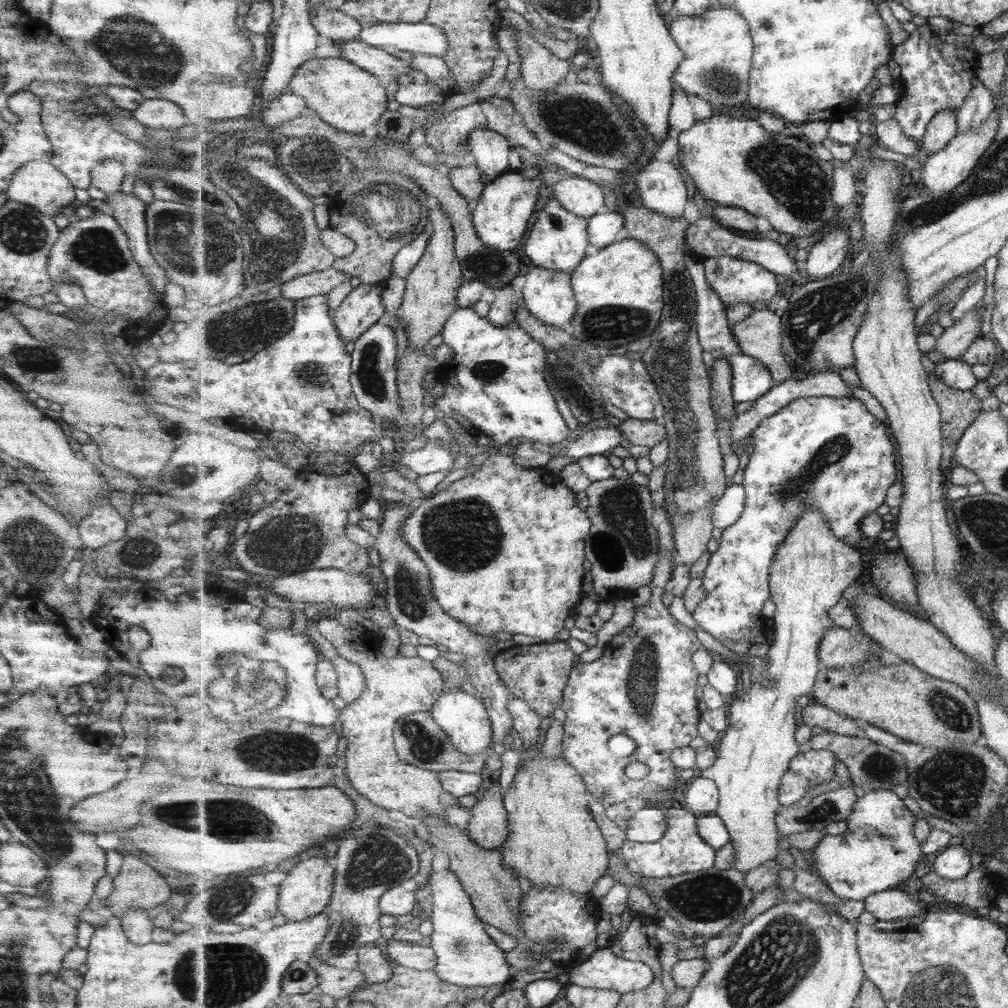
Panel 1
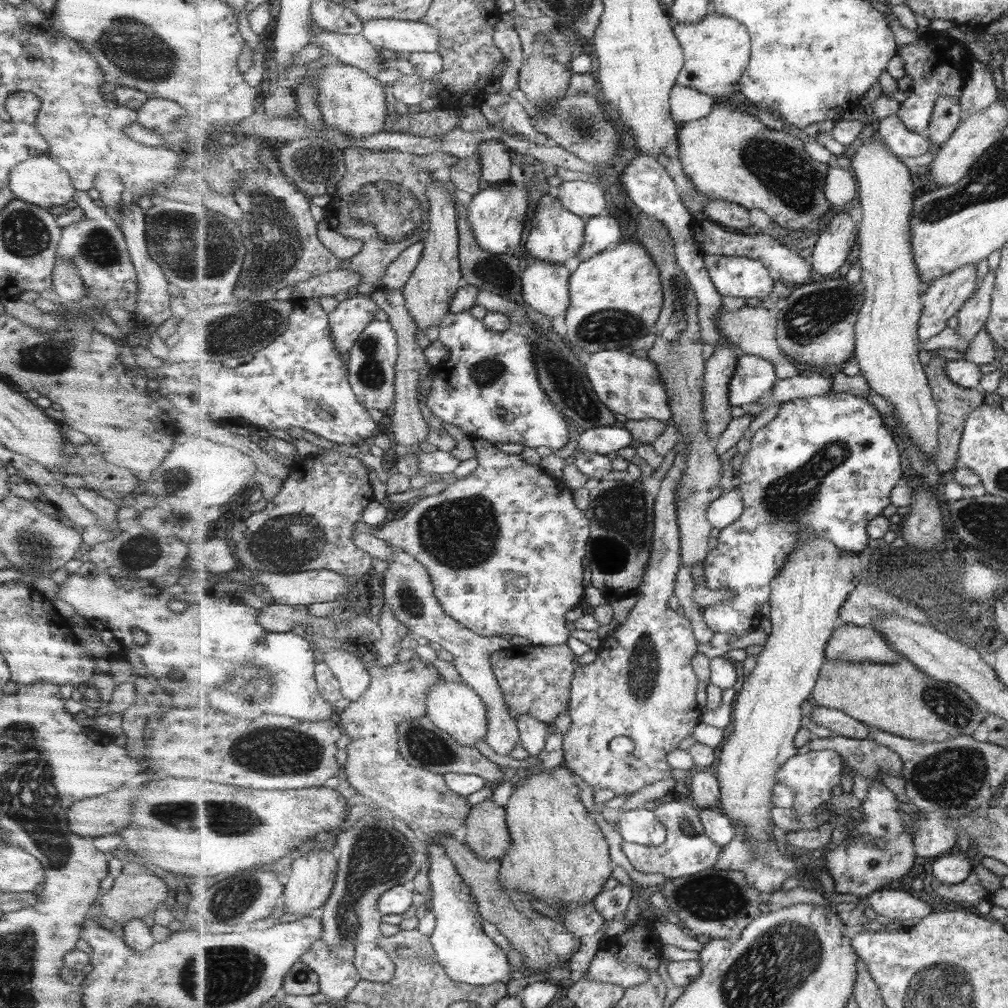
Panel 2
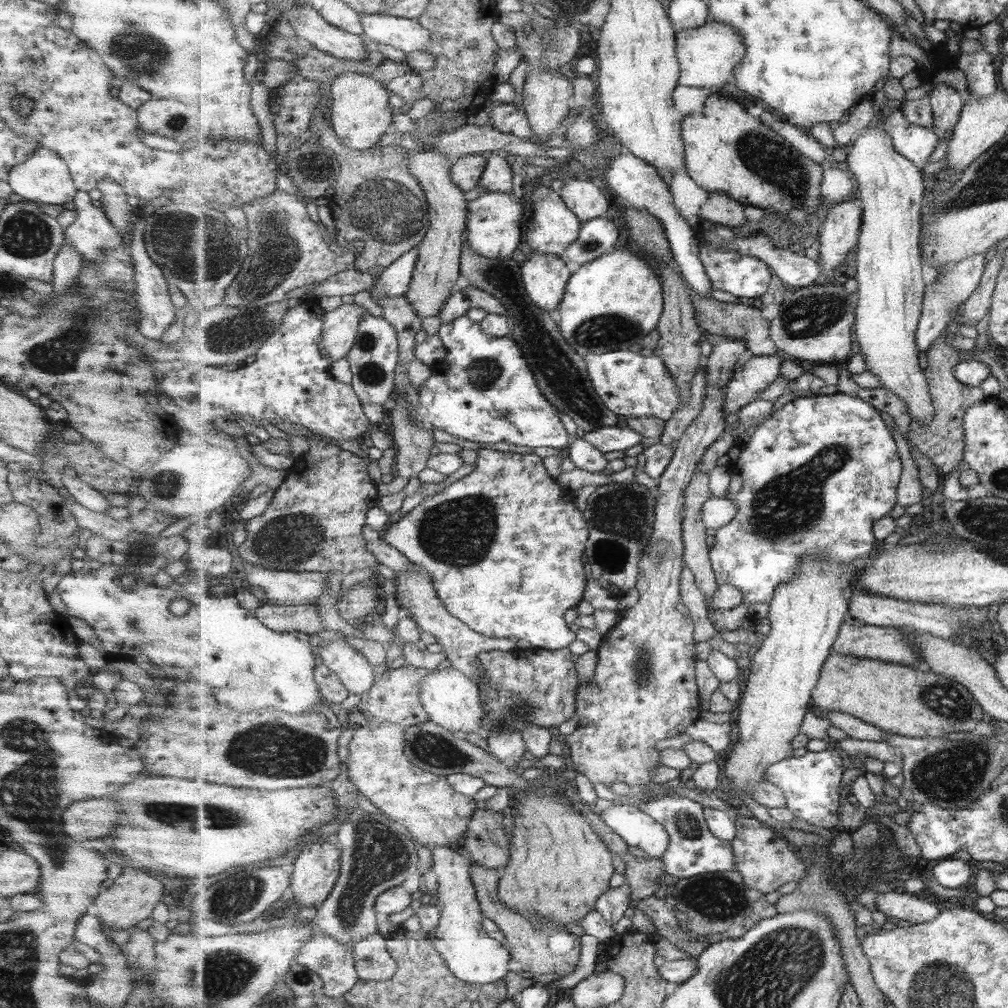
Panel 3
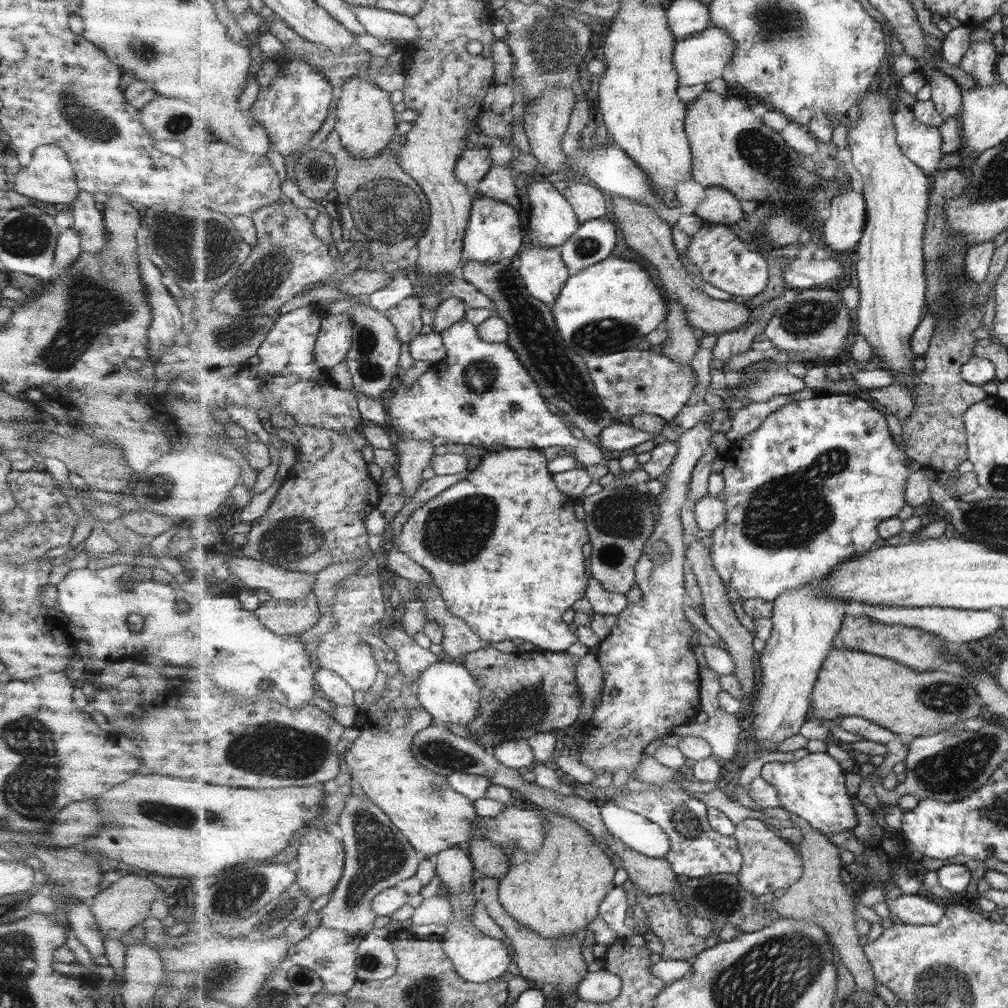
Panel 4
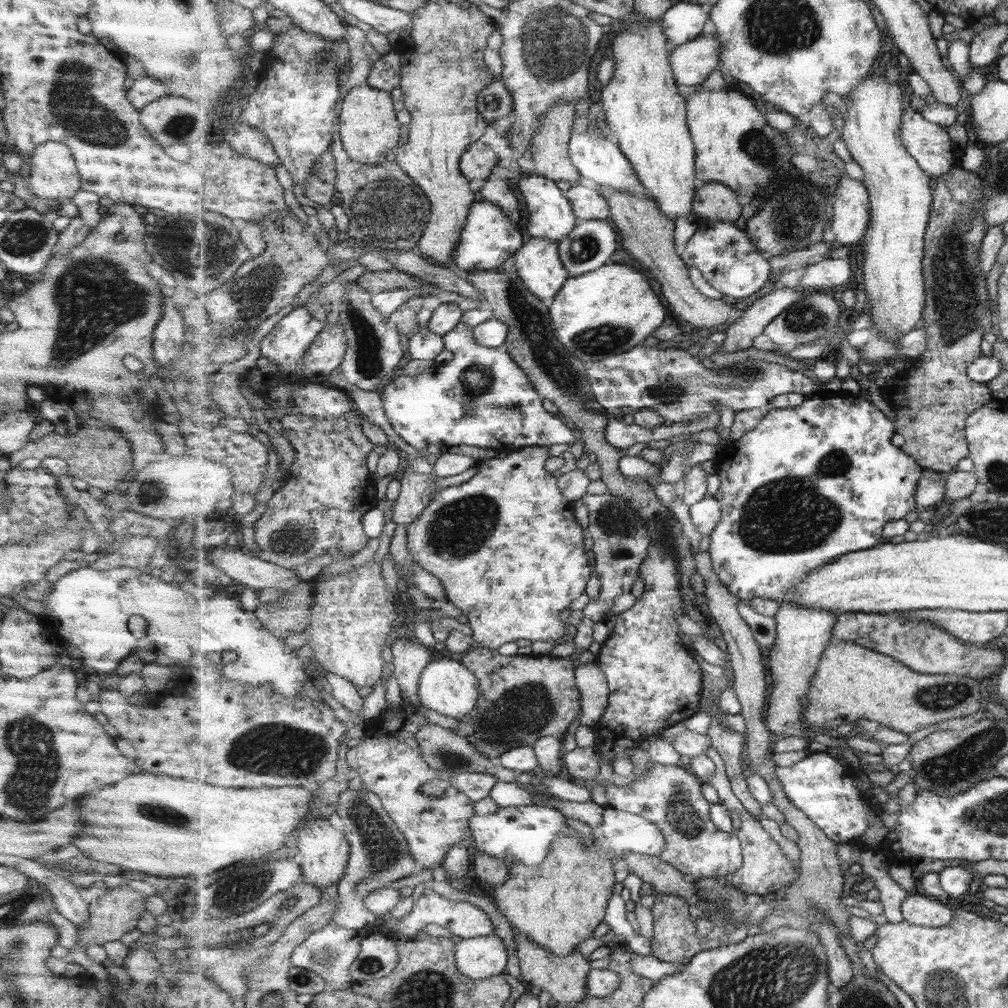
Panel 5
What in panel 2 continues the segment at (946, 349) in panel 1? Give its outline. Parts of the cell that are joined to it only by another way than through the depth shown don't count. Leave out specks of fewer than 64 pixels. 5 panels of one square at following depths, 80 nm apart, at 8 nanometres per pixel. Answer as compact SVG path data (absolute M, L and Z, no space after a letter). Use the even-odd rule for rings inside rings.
M997 268L984 278L981 286L977 287L977 291L957 314L956 332L970 344L984 329L988 321L992 309L992 294L995 290L996 270Z

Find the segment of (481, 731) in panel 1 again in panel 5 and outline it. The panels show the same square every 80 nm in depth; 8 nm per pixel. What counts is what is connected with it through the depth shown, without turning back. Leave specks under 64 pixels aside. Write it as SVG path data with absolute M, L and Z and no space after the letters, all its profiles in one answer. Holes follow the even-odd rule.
M448 657L430 662L423 671L419 683L420 702L426 709L454 719L465 718L475 710L480 699L480 680L476 673L471 672L458 657Z

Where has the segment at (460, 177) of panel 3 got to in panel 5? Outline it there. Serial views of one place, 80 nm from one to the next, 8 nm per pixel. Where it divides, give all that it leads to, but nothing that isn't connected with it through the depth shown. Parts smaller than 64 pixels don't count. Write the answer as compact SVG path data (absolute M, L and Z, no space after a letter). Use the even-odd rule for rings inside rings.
M483 142L471 144L468 152L461 157L460 169L471 182L485 181L493 174L493 168L497 166L499 158L497 154Z

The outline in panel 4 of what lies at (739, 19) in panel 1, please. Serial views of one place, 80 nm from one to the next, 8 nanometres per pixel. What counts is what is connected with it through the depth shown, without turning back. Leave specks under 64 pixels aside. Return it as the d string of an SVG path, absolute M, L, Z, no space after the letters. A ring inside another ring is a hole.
M709 26L701 32L676 41L674 62L680 74L680 84L699 86L700 84L712 84L723 78L725 68L732 62L734 54L736 54L736 40L724 28Z

